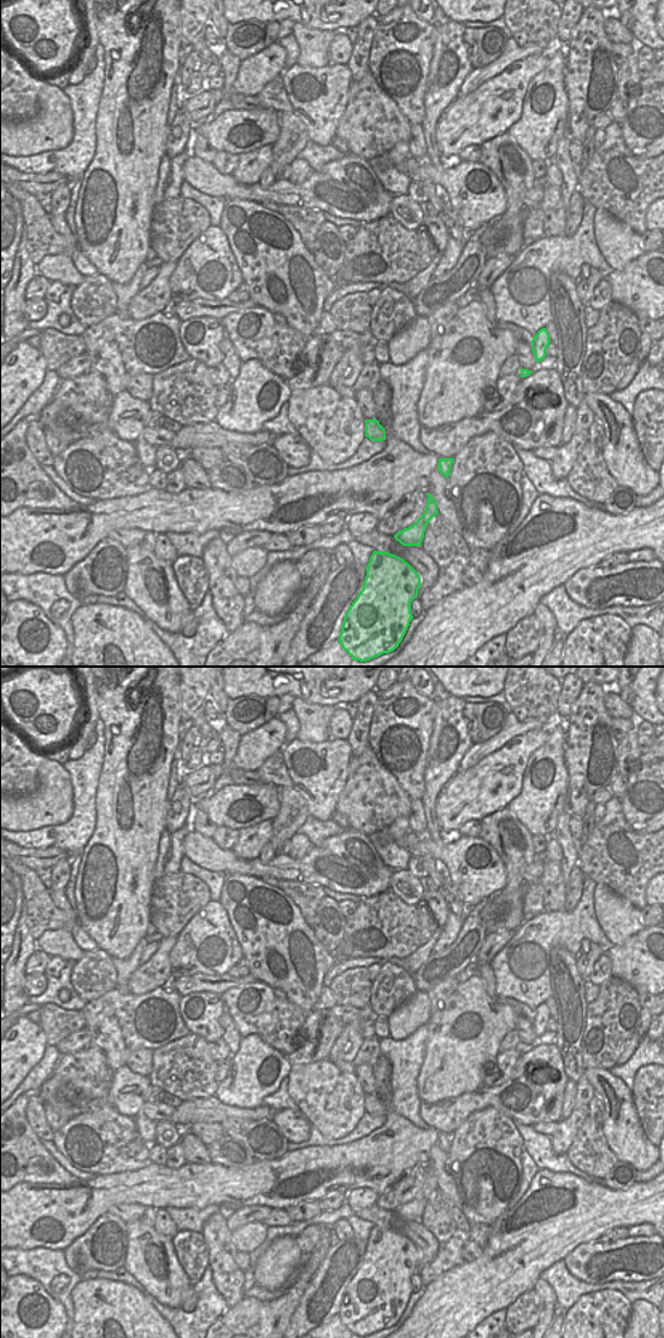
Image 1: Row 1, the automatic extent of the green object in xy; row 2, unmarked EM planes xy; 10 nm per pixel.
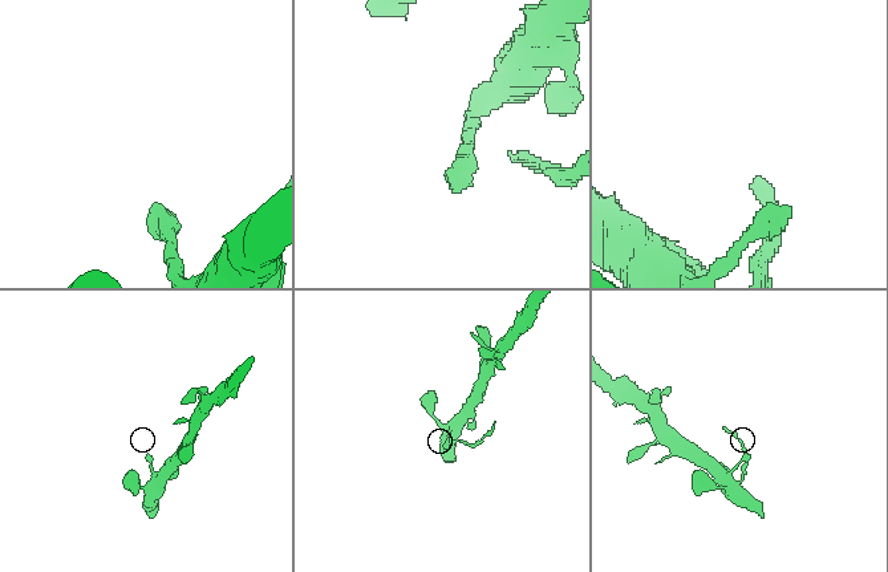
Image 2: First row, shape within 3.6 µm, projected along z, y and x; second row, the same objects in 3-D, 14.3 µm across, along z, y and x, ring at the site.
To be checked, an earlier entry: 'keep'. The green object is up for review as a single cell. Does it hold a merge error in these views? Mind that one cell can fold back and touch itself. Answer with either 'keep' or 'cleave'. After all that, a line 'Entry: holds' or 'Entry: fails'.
cleave
Entry: fails

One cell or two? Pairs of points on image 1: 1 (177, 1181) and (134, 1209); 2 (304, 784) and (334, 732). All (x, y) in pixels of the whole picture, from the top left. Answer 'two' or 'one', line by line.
1: two
2: two

